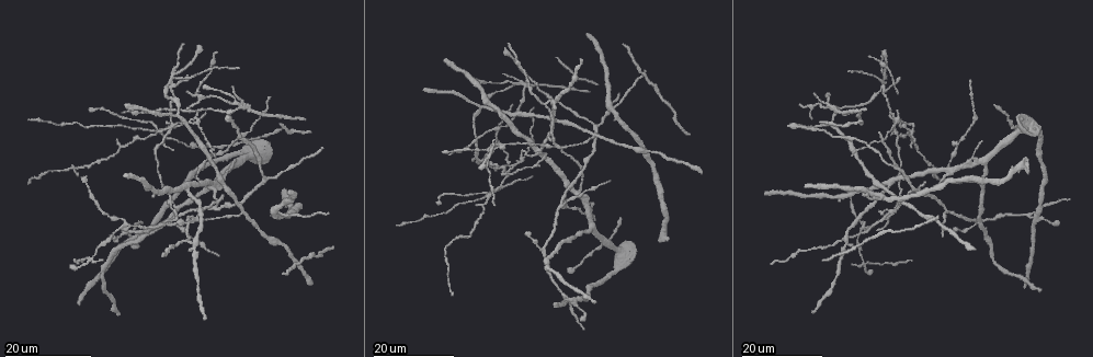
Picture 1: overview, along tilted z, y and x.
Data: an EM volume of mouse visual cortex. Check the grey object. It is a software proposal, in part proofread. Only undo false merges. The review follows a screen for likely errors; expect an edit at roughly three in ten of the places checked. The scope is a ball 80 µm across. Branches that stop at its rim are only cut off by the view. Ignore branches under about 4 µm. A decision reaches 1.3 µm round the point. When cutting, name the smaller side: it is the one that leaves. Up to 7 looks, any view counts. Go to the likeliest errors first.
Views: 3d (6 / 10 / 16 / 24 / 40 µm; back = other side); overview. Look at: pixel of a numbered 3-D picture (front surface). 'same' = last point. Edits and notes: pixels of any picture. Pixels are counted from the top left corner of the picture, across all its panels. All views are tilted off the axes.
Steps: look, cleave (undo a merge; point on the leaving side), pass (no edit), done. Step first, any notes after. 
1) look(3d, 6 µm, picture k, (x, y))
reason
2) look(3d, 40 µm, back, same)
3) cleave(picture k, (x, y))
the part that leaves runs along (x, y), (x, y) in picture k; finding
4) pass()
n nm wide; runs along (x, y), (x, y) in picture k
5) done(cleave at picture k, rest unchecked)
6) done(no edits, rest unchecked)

look(3d, 24 µm, picture 1, (87, 261))
three arms meet

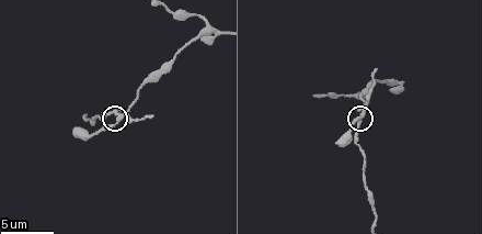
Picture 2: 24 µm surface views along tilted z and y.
look(3d, 10 µm, picture 2, (364, 112))
closer look

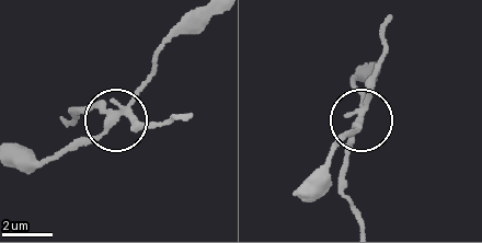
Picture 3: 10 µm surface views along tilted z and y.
look(3d, 10 µm, back, picture 3, (111, 117))

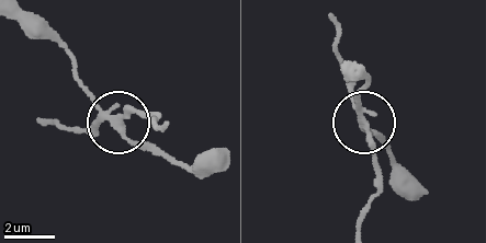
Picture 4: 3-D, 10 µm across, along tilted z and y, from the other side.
cleave(picture 4, (133, 110))
the part that leaves runs along (360, 117), (377, 177), (373, 203), (361, 221) in picture 4; a second neuron is stuck on

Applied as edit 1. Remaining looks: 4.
look(3d, 16 µm, picture 1, (197, 218))

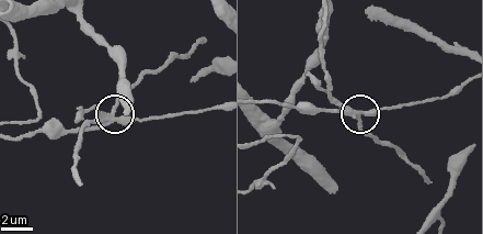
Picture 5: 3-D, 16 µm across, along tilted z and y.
look(3d, 10 µm, picture 5, (113, 109))
zoom in

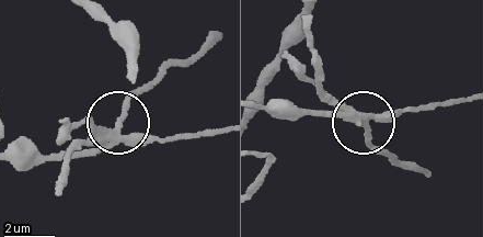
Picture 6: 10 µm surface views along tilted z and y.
cleave(picture 6, (338, 101))
side arm 13 µm; 3 arms; a second neuron is stuck on

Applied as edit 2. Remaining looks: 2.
done(cleave at picture 4, cleave at picture 6, rest unchecked)

